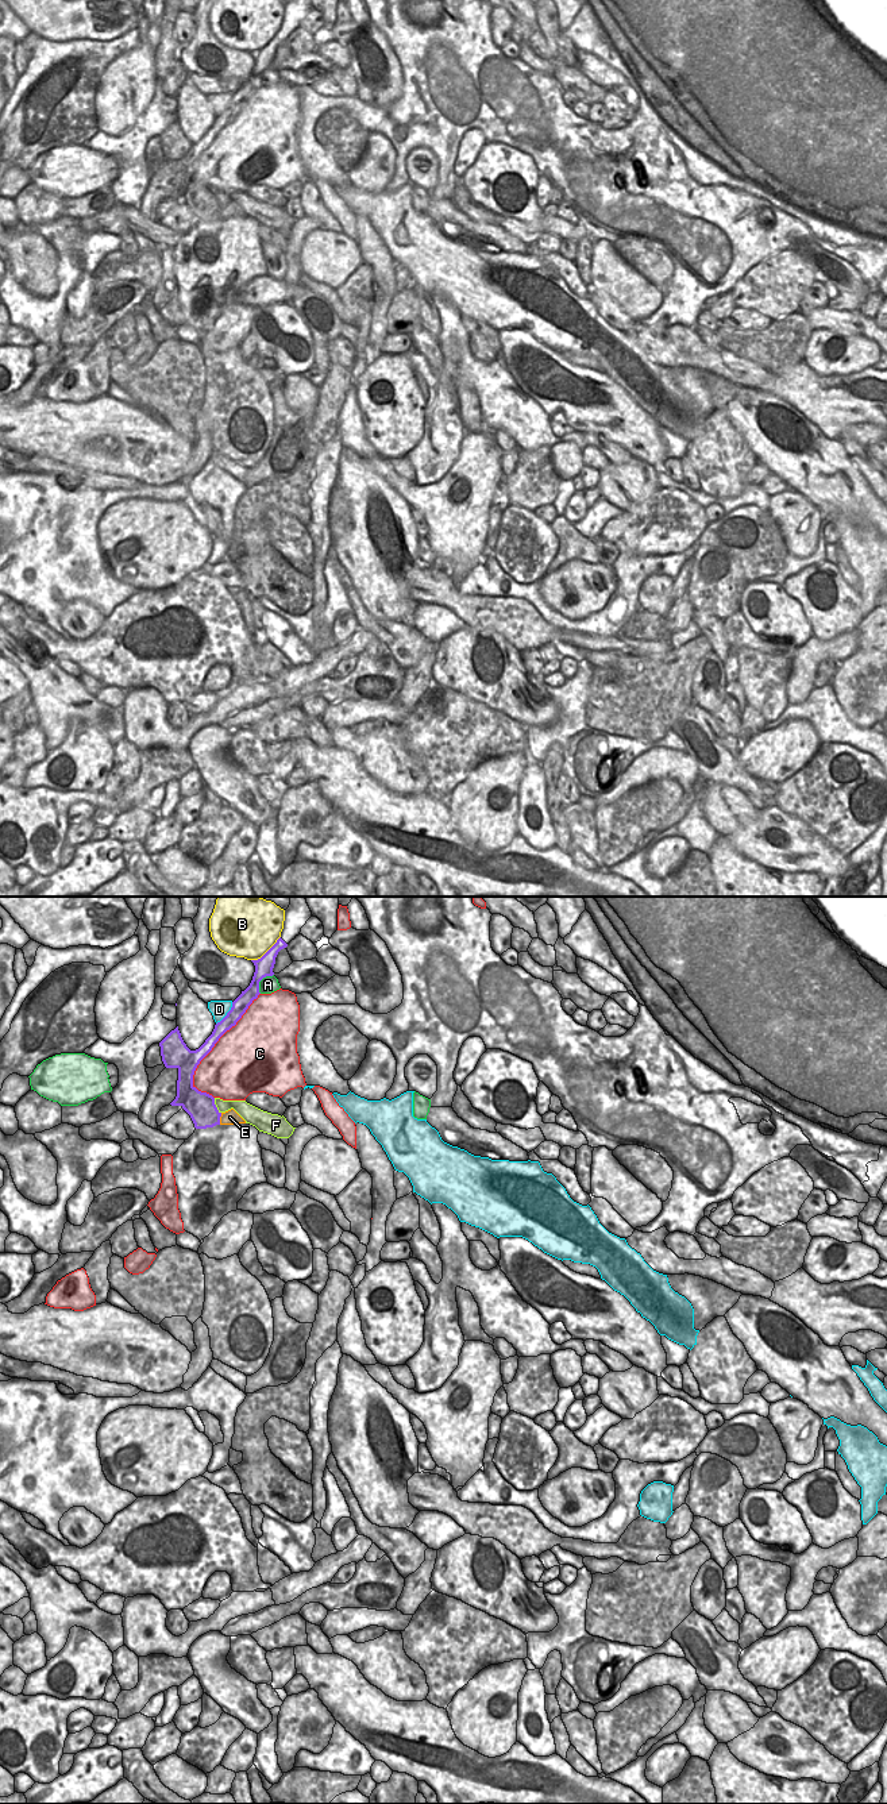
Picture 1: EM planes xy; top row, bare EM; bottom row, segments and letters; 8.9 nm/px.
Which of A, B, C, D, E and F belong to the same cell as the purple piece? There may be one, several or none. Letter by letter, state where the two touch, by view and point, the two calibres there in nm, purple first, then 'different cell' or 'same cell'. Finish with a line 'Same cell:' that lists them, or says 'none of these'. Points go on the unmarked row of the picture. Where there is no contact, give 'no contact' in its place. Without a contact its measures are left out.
A: xy (261, 72) | 170/150 nm | different cell
B: xy (267, 43) | 170/460 nm | different cell
C: xy (218, 133) | 120/500 nm | different cell
D: xy (227, 105) | 140/160 nm | different cell
E: xy (219, 211) | 260/130 nm | different cell
F: xy (215, 199) | 260/140 nm | different cell
Same cell: none of these

